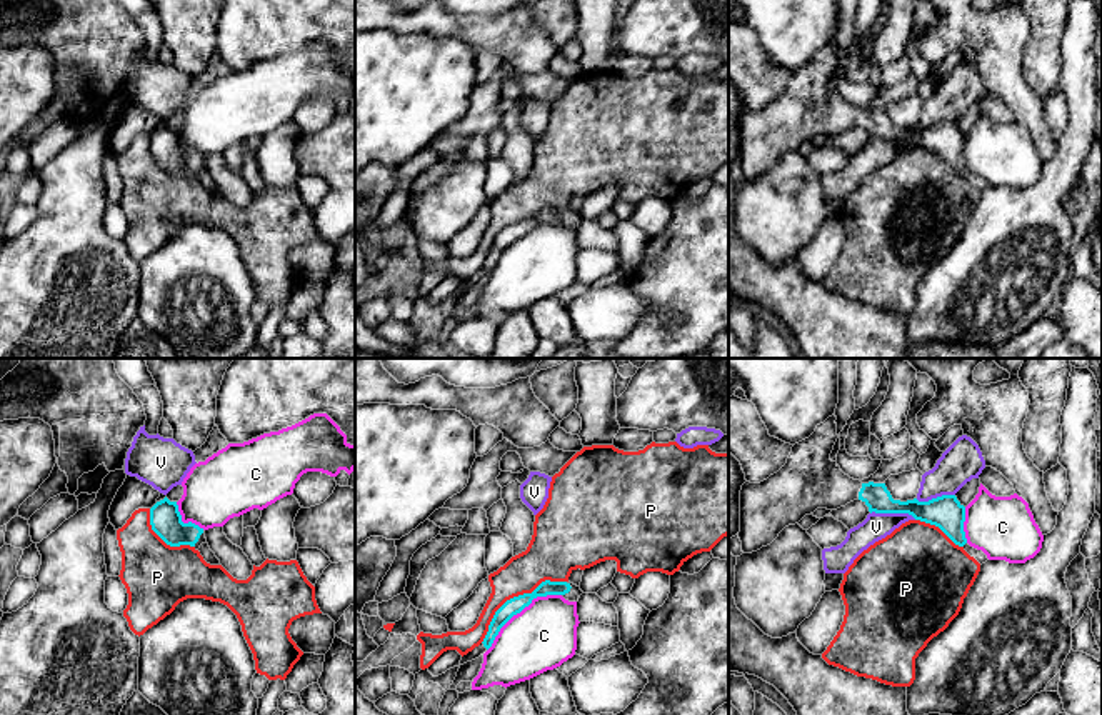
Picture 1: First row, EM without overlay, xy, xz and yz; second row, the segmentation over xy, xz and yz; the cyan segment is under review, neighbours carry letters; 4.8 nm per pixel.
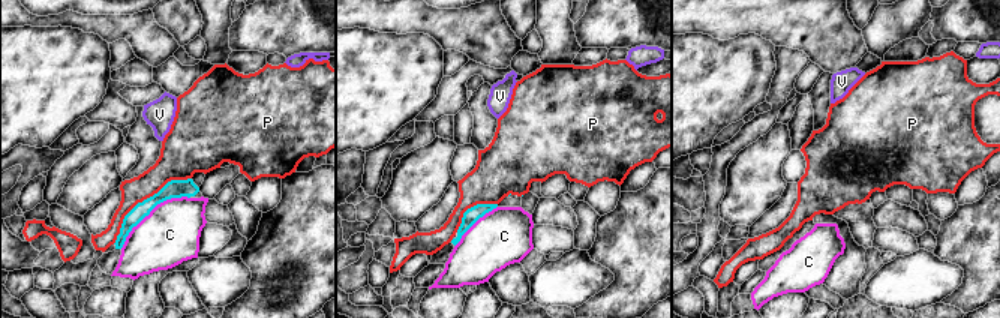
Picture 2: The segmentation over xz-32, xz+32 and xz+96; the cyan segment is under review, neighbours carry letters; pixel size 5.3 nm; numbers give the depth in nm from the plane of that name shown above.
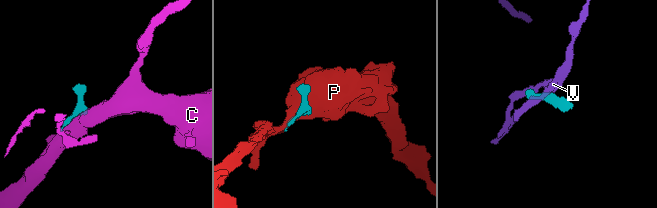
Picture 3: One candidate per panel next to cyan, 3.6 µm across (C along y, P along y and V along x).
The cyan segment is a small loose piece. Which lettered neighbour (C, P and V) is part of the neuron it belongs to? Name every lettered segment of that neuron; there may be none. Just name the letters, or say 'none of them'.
none of them

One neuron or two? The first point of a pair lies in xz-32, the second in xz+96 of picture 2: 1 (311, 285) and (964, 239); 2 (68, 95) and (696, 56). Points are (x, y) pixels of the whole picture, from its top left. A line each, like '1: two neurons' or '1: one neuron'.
1: one neuron
2: one neuron

